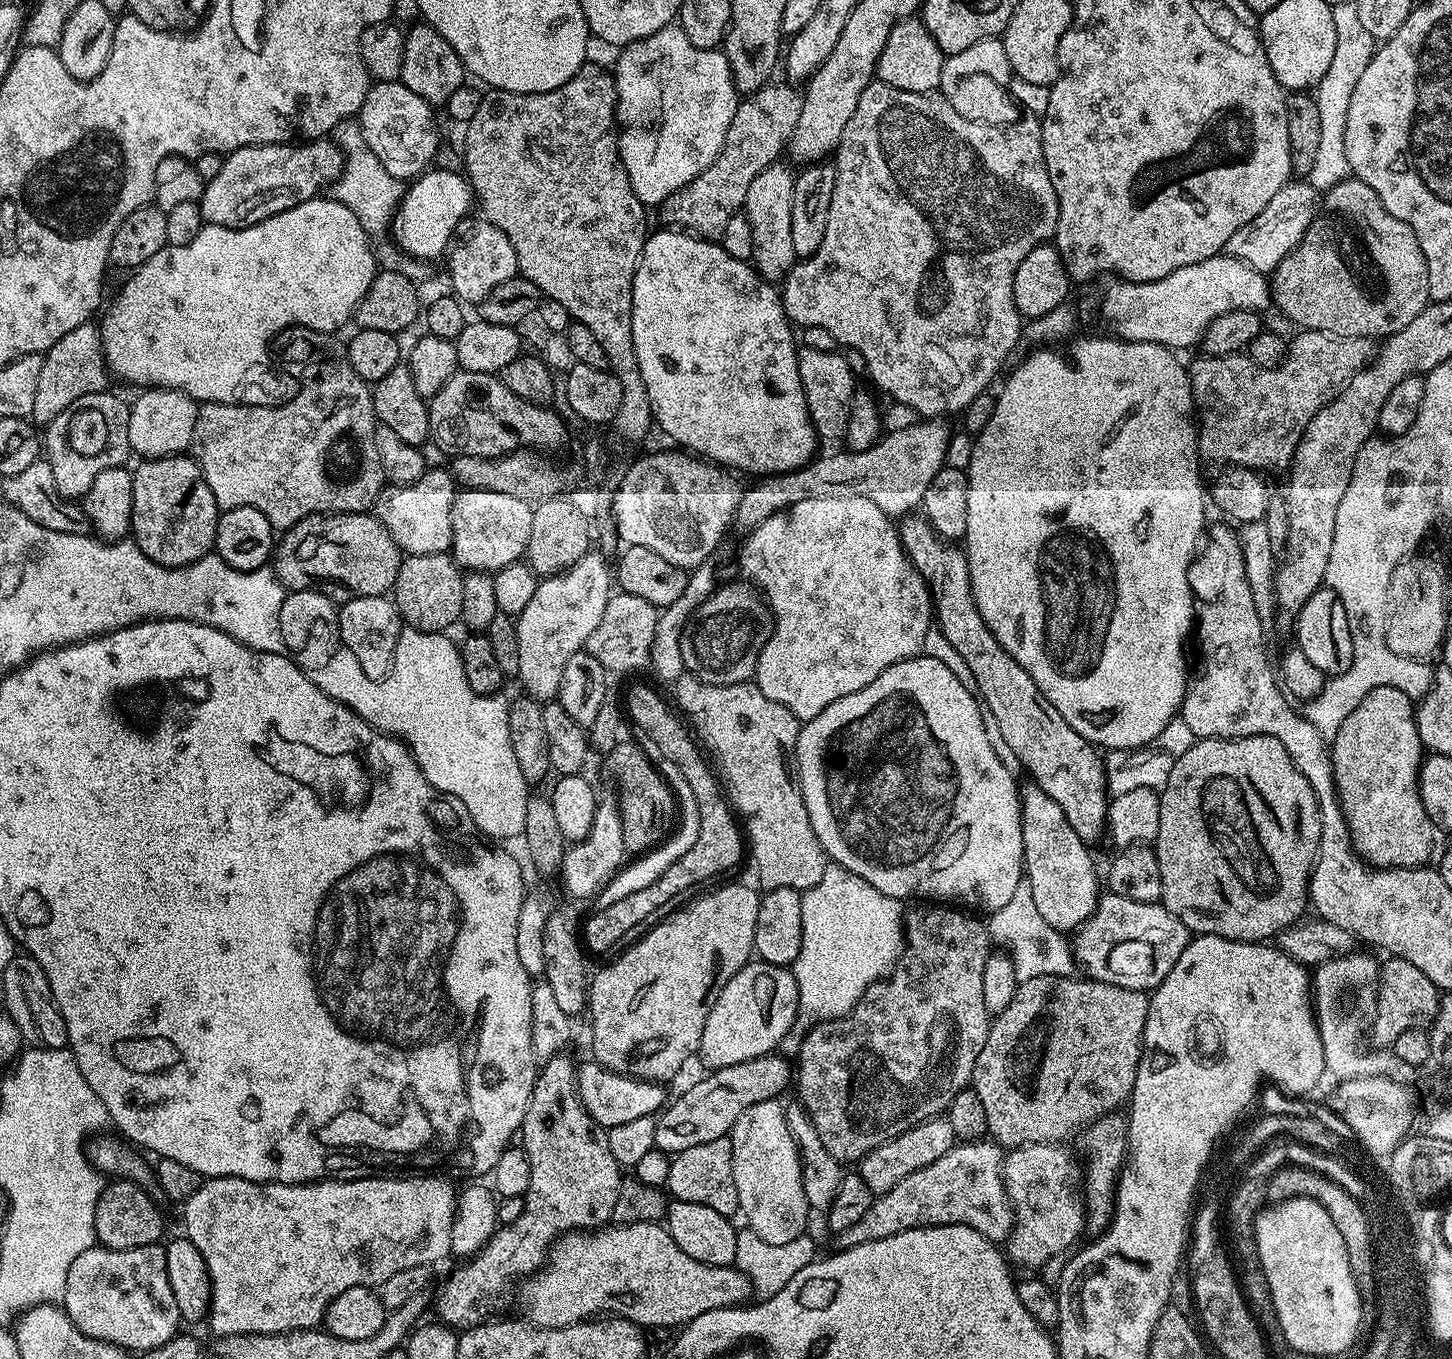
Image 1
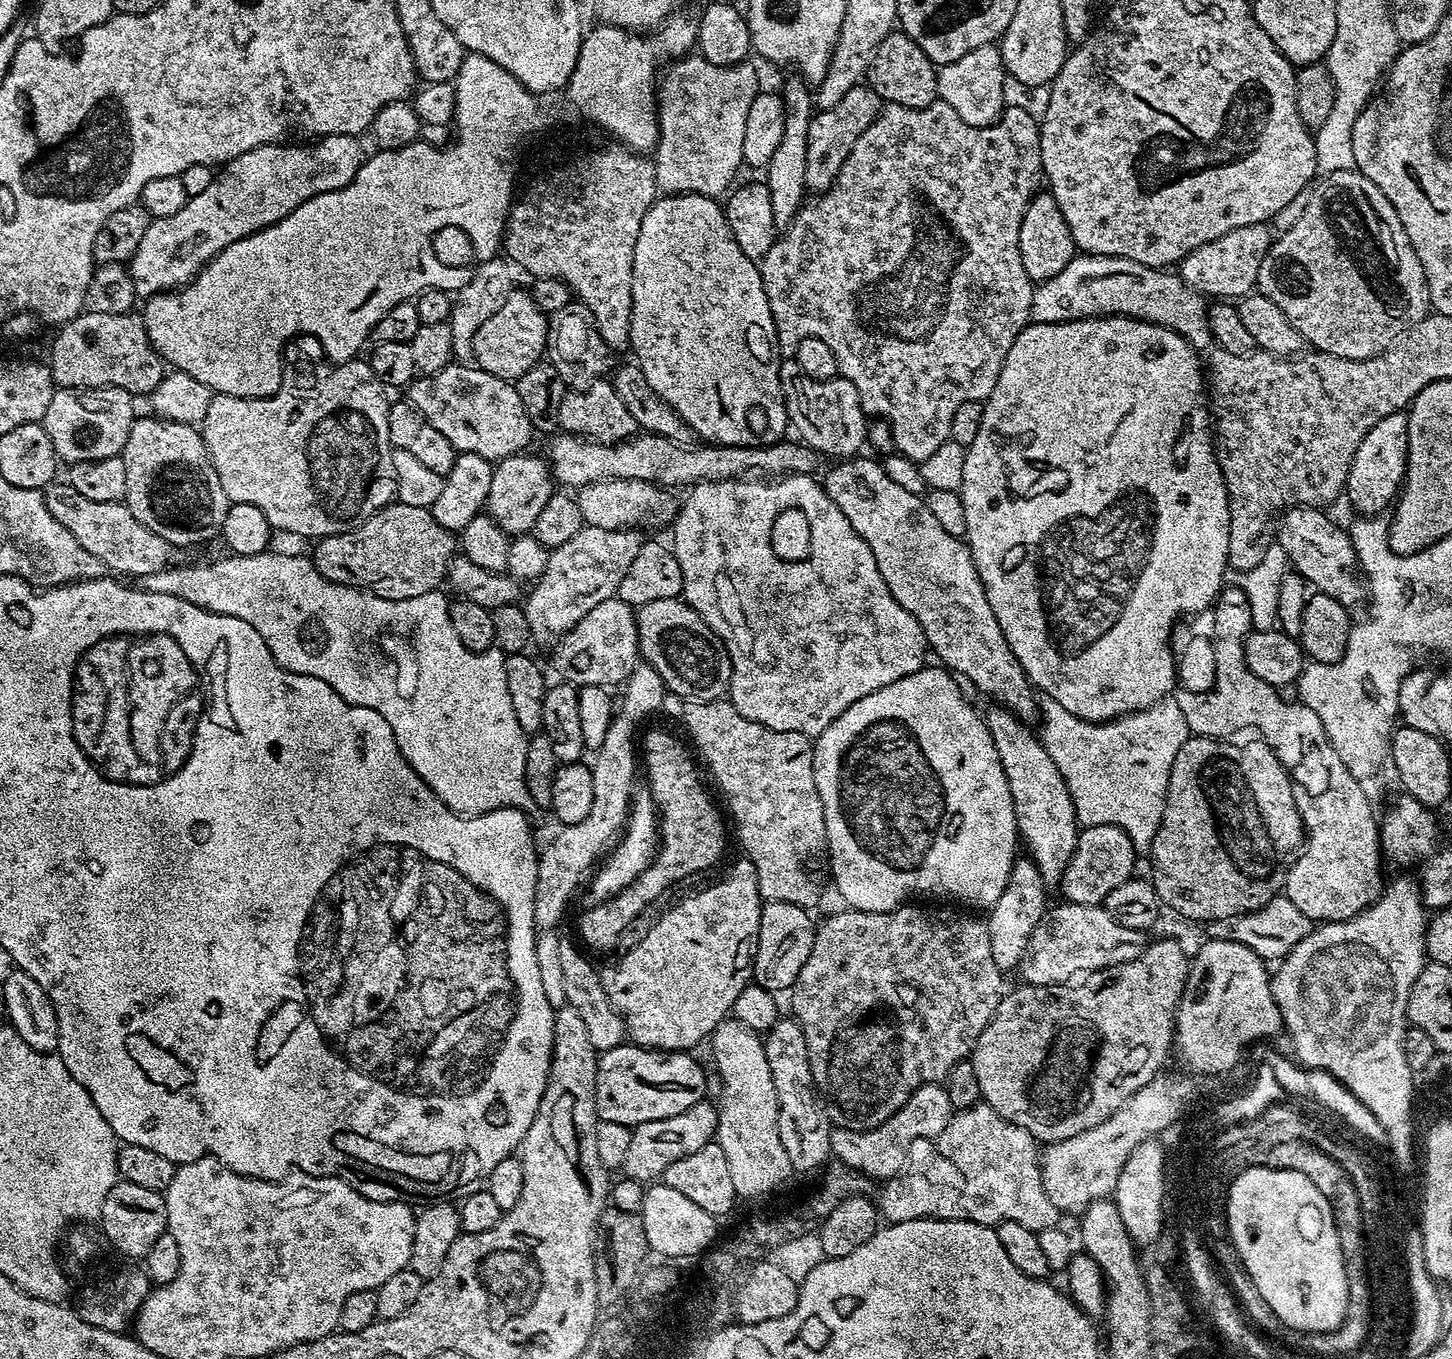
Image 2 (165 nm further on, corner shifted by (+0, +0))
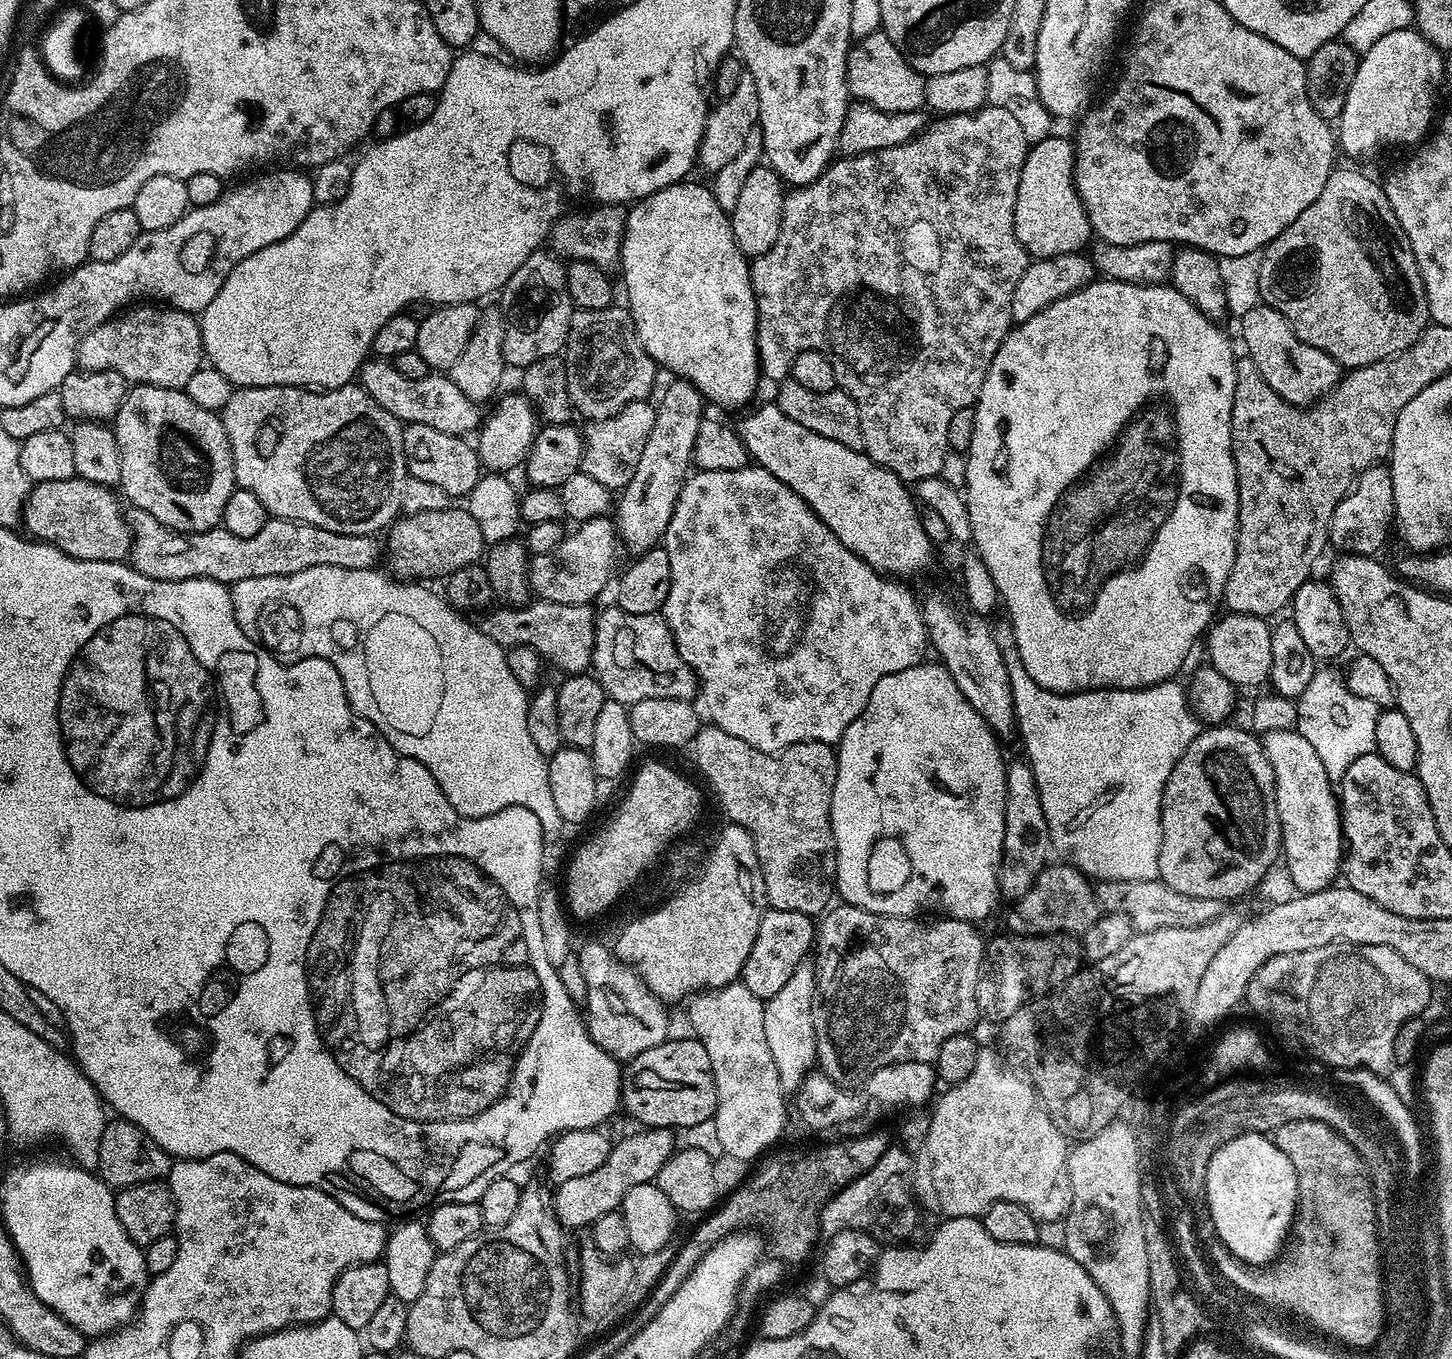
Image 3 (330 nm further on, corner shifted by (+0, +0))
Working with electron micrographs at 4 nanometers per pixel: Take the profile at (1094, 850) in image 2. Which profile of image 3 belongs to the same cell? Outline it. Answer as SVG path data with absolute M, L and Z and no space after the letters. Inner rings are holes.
M1067 862L1056 863L1060 864L1045 866L1030 891L1020 897L1020 912L1012 908L1007 913L1012 918L1010 924L1020 924L1020 928L1032 928L1029 936L1060 934L1056 932L1082 934L1097 918L1098 905L1095 895L1090 891L1089 877Z

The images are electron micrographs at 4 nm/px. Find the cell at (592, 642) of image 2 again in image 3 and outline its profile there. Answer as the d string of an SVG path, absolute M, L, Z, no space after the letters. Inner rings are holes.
M537 599L529 602L523 608L497 607L497 612L489 611L488 617L482 621L482 627L491 640L497 640L501 648L507 650L517 648L519 644L528 644L545 661L548 660L556 668L561 668L564 674L584 674L592 668L592 651L596 641L596 616L587 604L551 604Z

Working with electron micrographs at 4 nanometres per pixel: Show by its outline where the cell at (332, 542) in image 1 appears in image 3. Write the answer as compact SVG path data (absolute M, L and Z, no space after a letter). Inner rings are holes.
M449 506L442 510L426 510L422 514L413 516L401 515L387 529L388 548L386 544L386 556L388 552L388 564L391 575L404 582L420 582L423 576L440 576L447 578L454 570L462 570L462 566L470 566L477 563L485 555L486 545L482 538L482 530L478 527L478 522L474 522L474 514L470 514L467 507Z

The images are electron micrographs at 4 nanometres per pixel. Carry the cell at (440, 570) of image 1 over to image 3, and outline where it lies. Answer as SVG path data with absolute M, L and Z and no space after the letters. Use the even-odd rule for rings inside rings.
M607 515L596 516L579 525L576 533L565 535L554 550L532 556L528 565L528 586L533 597L551 604L587 604L608 584L617 571L614 524ZM613 540L613 541L612 541ZM616 568L616 569L615 569Z

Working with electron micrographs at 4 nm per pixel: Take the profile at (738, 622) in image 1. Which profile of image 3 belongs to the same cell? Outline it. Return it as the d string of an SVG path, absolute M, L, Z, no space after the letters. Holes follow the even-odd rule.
M609 606L604 613L599 613L596 616L596 641L592 651L592 668L605 693L625 706L642 702L642 698L674 698L692 702L698 696L696 671L678 654L672 631L668 629L663 615L654 612L629 616L621 608Z

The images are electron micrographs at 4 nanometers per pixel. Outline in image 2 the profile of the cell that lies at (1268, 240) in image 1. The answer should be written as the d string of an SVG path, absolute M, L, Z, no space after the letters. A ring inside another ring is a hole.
M1267 223L1251 224L1242 226L1238 230L1230 230L1230 234L1222 234L1222 238L1218 238L1214 242L1206 242L1206 246L1198 246L1198 250L1186 254L1186 258L1178 265L1178 275L1187 288L1193 288L1205 297L1243 298L1256 288L1258 266L1262 266L1262 258L1266 258L1268 247L1271 246L1273 239L1274 232Z

